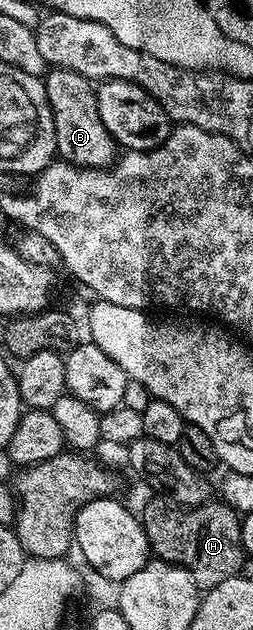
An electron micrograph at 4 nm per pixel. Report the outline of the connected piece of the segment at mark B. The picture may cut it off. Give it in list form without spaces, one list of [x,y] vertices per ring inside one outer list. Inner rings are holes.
[[[52,67],[43,76],[48,104],[54,117],[56,154],[65,163],[76,167],[111,167],[118,155],[118,144],[110,137],[102,117],[98,117],[96,87],[93,80],[65,67]]]

